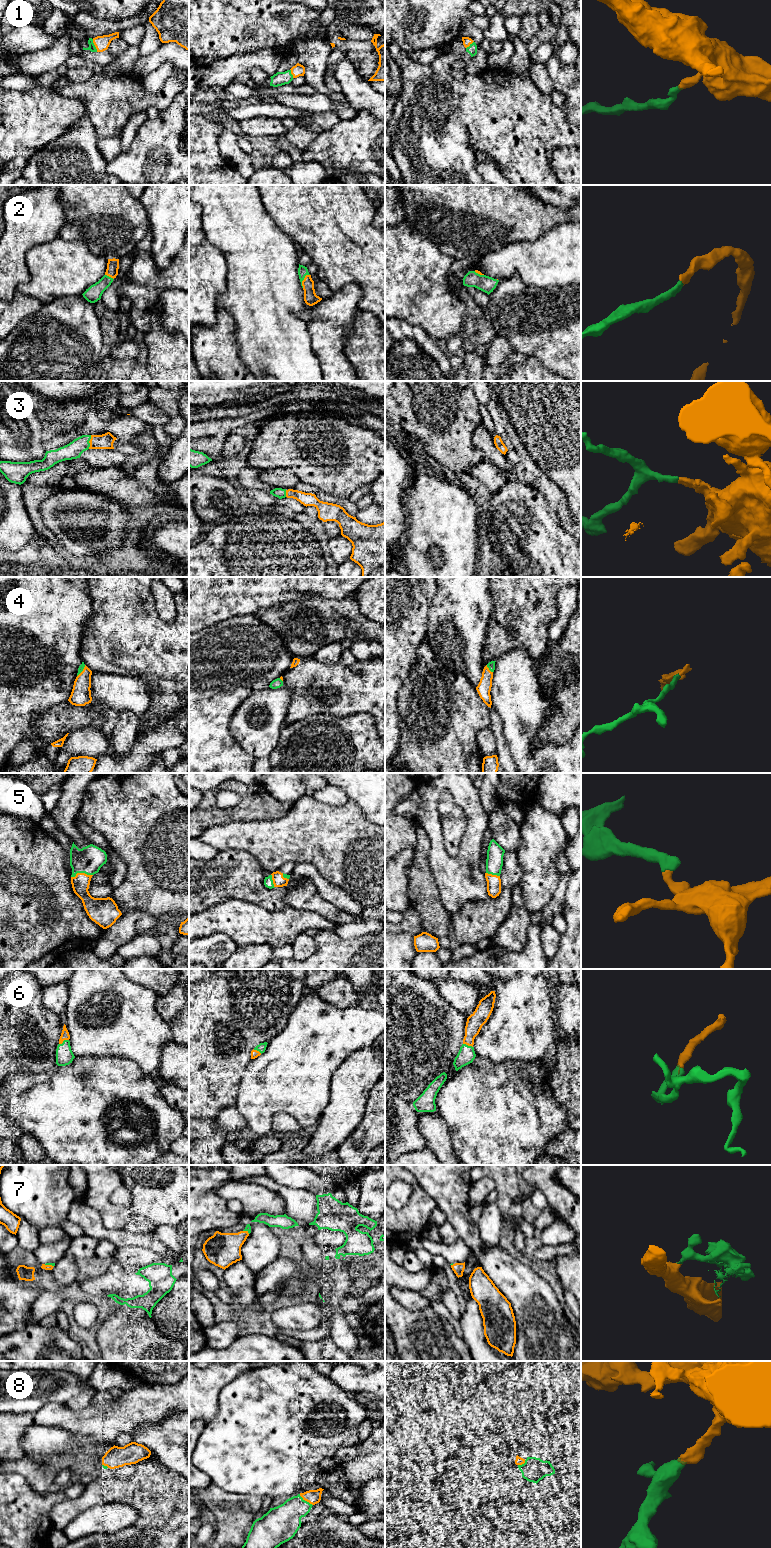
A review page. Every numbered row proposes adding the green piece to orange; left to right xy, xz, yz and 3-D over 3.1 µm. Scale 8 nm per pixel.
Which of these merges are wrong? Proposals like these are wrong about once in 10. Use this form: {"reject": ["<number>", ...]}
{"reject": []}

